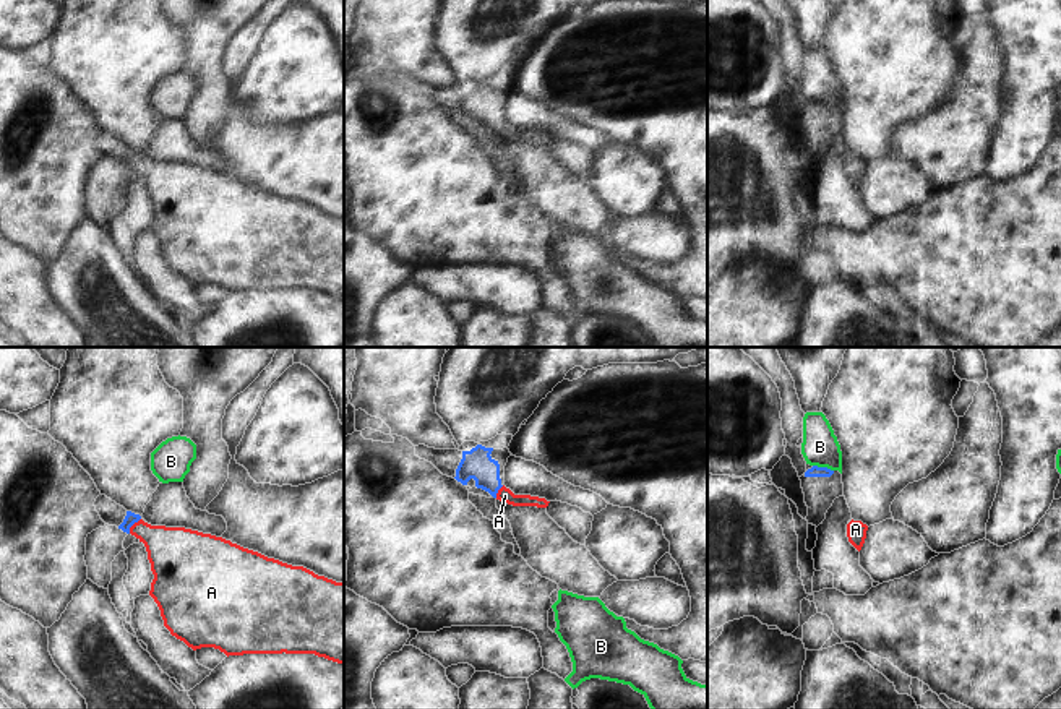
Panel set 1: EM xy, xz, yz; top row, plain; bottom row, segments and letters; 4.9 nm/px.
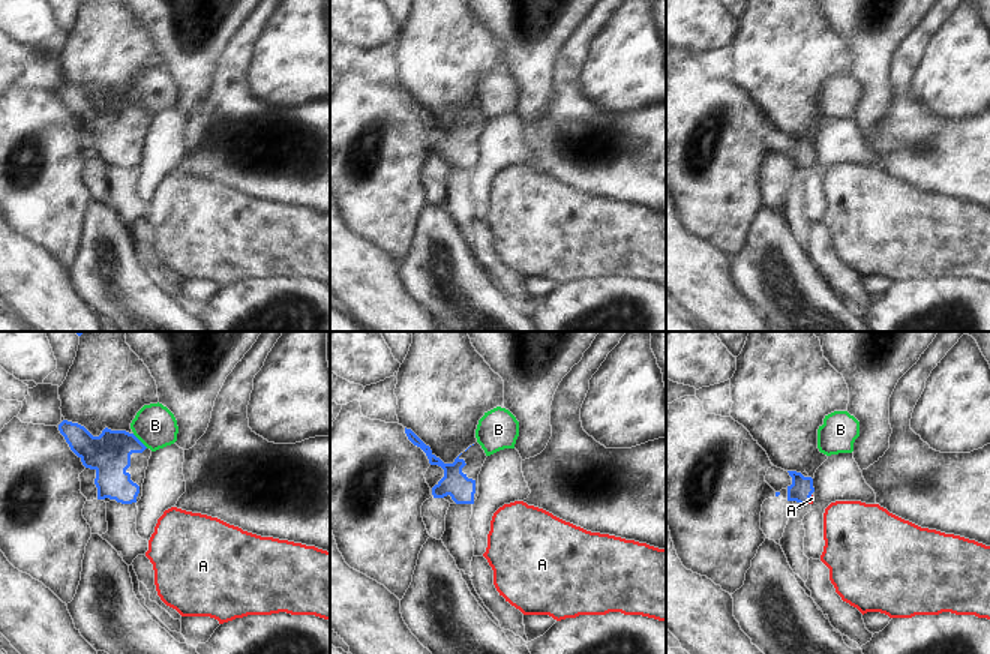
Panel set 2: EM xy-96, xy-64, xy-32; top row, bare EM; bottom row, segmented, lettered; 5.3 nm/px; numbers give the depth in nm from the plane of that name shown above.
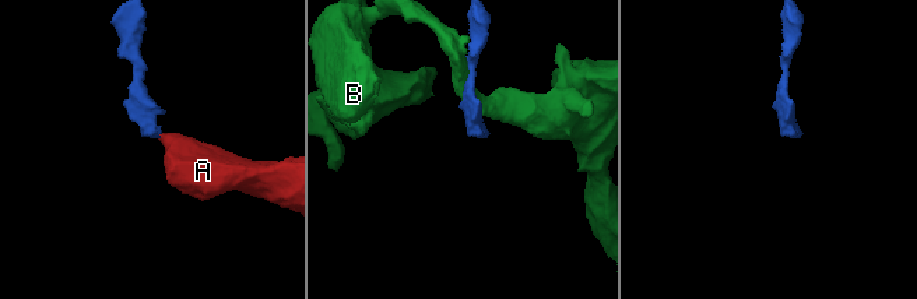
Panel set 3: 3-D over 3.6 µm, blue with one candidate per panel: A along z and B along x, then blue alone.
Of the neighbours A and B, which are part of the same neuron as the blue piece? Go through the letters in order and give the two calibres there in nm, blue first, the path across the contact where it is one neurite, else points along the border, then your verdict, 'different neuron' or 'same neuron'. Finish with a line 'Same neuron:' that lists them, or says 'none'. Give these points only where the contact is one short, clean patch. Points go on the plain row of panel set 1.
A: 60 nm thick on the blue side, 260 nm on the other; runs through xy (130, 154), (132, 161), (174, 189); same neuron
B: 60 nm thick on the blue side, 180 nm on the other; different neuron
Same neuron: A

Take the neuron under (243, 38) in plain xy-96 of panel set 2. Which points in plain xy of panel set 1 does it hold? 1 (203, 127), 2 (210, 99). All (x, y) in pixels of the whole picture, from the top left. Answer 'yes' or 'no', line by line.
1: no
2: no

